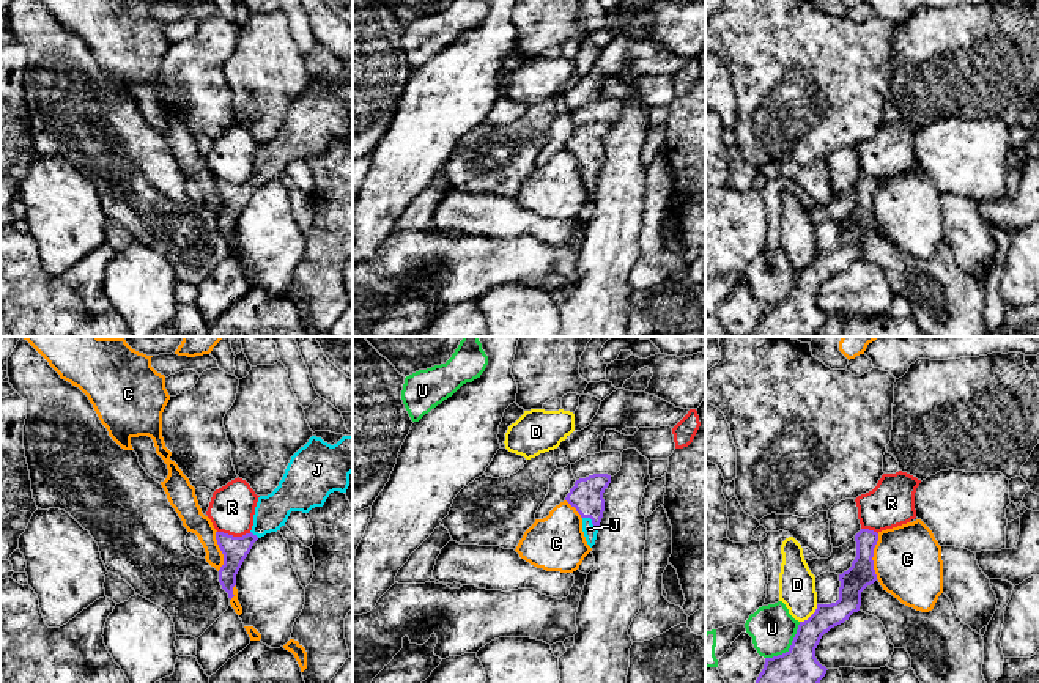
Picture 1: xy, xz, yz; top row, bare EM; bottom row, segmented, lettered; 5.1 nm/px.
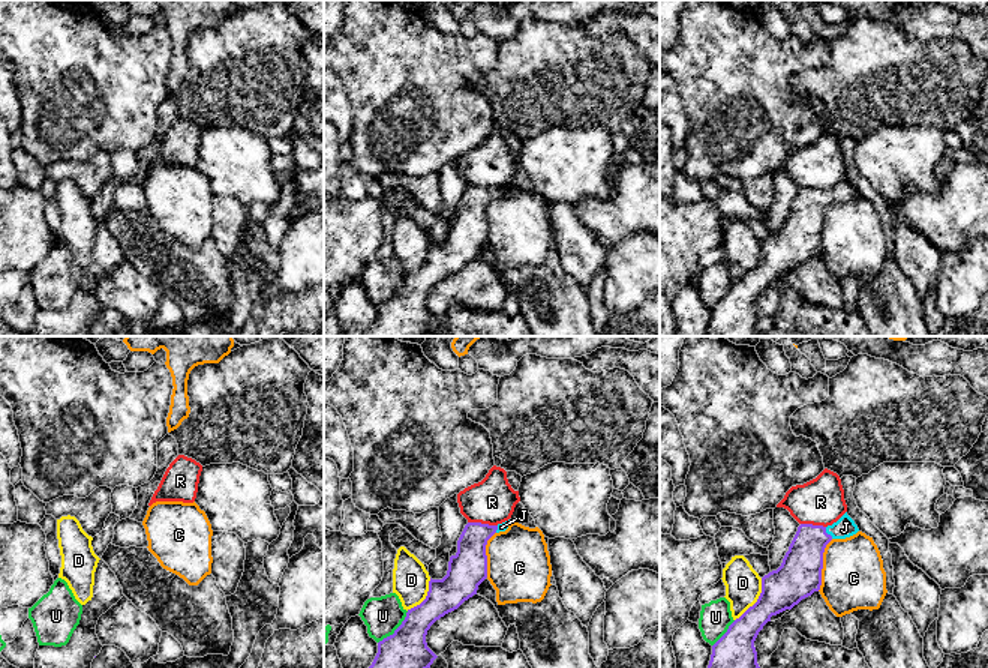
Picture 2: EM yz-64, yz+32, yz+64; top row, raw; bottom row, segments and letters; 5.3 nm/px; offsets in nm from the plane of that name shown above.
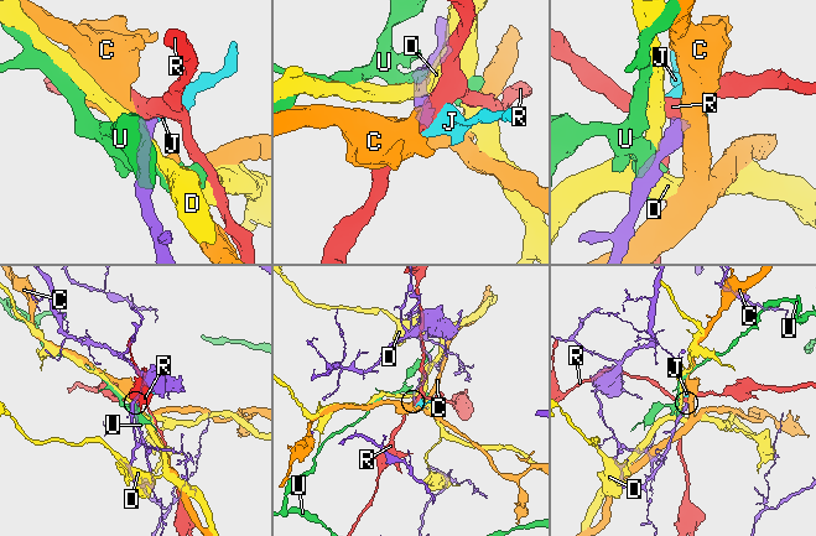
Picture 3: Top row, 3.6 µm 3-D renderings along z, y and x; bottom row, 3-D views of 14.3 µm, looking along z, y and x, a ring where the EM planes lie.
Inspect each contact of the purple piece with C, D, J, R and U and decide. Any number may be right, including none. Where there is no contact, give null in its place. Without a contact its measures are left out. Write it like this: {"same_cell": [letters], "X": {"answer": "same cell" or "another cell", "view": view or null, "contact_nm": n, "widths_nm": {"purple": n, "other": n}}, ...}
{"same_cell": ["J"], "C": {"answer": "another cell", "view": "yz", "contact_nm": 240, "widths_nm": {"purple": 140, "other": 360}}, "D": {"answer": "another cell", "view": "yz", "contact_nm": 130, "widths_nm": {"purple": 170, "other": 190}}, "J": {"answer": "same cell", "view": "xz", "contact_nm": 100, "widths_nm": {"purple": 170, "other": 70}}, "R": {"answer": "another cell", "view": "xy", "contact_nm": 180, "widths_nm": {"purple": 140, "other": 240}}, "U": {"answer": "another cell", "view": "yz", "contact_nm": 260, "widths_nm": {"purple": 180, "other": 220}}}

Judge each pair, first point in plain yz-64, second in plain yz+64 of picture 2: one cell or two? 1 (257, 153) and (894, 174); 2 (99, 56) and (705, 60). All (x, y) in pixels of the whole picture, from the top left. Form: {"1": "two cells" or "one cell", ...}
{"1": "one cell", "2": "one cell"}

